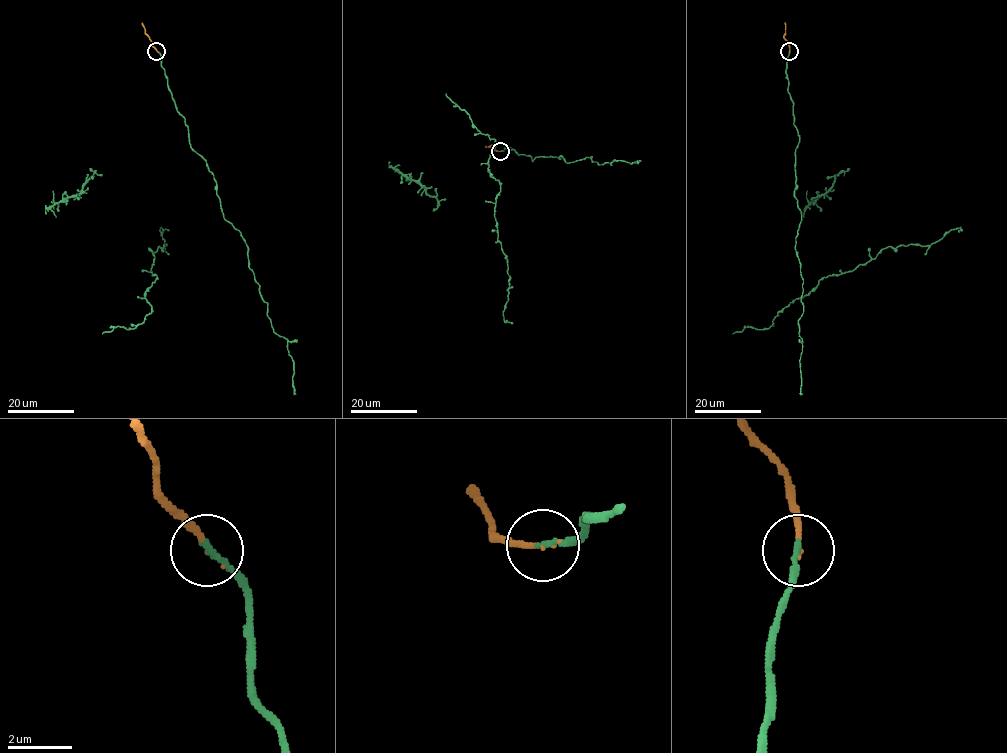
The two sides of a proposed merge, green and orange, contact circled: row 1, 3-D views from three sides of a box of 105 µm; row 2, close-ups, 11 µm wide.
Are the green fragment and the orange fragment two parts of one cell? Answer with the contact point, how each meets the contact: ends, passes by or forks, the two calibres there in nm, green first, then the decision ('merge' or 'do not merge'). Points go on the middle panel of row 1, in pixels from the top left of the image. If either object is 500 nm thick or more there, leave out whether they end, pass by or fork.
(500, 151) | green ends | orange ends | 190/160 nm | merge

